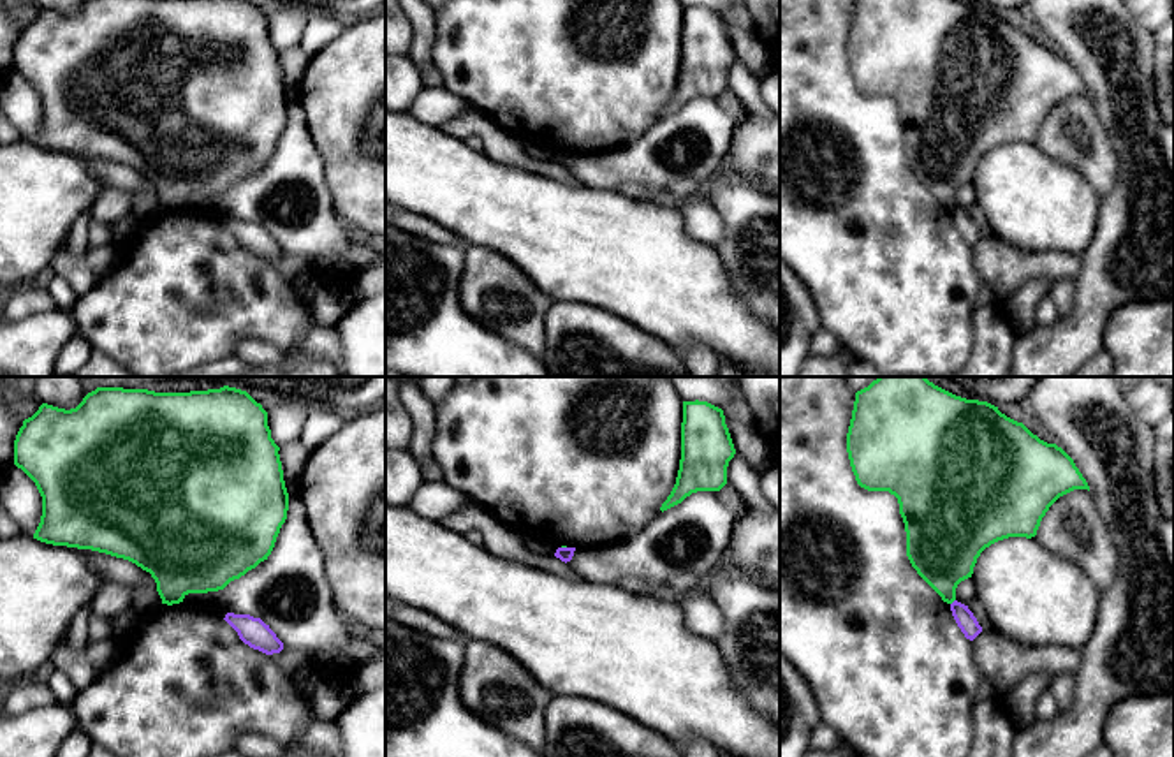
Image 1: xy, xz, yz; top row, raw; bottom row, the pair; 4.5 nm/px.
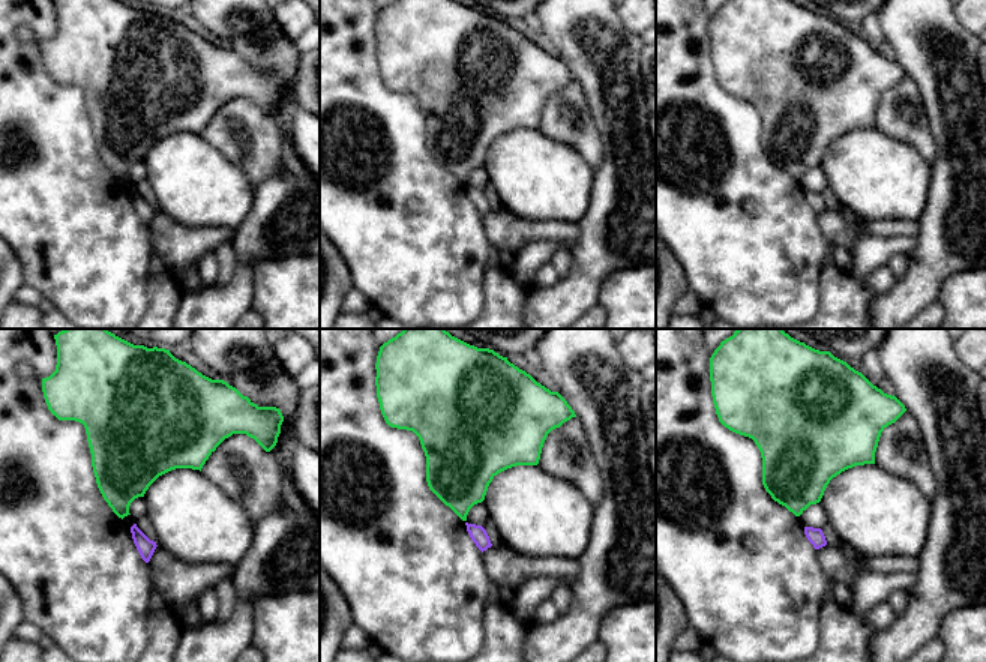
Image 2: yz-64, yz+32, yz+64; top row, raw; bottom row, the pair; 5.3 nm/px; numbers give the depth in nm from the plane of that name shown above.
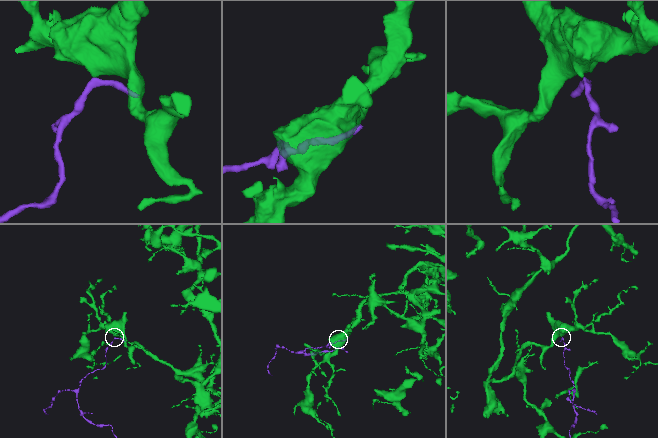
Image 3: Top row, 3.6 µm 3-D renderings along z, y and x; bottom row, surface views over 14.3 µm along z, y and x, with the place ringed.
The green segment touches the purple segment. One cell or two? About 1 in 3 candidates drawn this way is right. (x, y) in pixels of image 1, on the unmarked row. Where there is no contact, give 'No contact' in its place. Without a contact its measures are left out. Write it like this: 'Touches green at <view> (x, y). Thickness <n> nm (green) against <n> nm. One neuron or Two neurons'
Touches green at yz (953, 206). Thickness 320 nm (green) against 90 nm. Two neurons

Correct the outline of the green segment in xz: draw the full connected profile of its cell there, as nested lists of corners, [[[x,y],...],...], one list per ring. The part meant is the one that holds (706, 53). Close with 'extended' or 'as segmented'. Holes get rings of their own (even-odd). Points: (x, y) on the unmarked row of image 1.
[[[683,7],[679,76],[660,116],[697,97],[720,97],[727,90],[727,72],[734,60],[723,16],[708,7]]]; as segmented

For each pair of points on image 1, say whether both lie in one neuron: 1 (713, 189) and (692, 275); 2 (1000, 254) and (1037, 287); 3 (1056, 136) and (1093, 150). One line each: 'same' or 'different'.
1: different
2: different
3: same

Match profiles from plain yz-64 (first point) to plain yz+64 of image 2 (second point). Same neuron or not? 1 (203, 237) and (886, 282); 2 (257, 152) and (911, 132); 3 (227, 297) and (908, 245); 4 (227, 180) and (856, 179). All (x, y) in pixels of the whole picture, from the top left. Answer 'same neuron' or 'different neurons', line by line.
1: different neurons
2: same neuron
3: different neurons
4: same neuron

